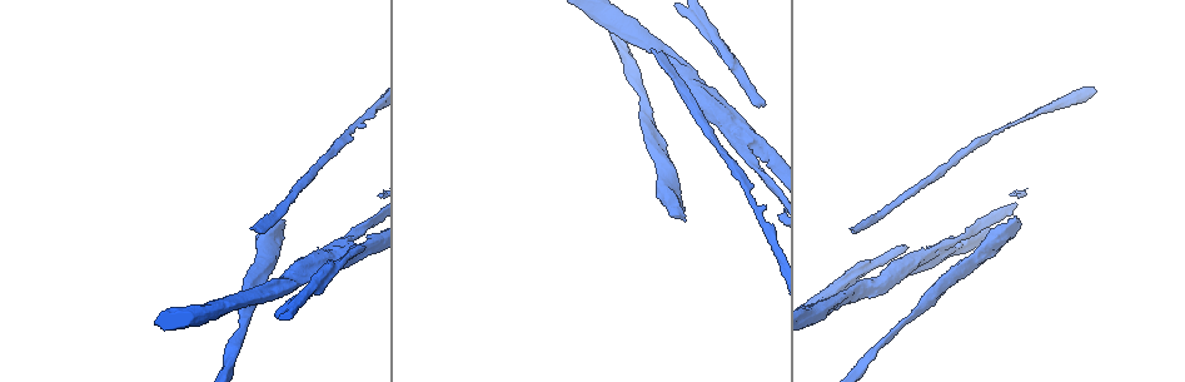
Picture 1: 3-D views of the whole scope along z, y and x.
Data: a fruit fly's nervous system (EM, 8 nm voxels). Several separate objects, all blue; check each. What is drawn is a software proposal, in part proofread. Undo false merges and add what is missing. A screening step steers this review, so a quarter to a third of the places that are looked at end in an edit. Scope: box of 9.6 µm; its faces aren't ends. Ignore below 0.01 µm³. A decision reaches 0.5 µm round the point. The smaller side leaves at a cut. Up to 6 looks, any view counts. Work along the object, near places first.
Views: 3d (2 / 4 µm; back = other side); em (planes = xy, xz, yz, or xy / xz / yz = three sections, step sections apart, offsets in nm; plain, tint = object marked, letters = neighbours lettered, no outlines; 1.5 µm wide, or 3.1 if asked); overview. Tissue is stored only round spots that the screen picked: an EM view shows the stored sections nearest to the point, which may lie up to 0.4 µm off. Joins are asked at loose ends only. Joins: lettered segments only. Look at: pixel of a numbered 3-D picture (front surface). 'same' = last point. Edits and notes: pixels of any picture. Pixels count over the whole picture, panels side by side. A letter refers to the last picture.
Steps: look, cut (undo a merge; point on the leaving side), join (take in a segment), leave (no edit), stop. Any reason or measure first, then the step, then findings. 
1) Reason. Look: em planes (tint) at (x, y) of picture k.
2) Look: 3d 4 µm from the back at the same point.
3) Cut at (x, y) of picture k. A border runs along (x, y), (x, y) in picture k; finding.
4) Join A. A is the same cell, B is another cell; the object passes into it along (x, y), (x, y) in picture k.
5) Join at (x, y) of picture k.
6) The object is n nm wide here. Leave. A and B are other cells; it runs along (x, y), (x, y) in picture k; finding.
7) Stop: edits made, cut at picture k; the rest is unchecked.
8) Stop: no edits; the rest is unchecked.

Free end. Look: 3d 4 µm at (685, 222) of picture 1.

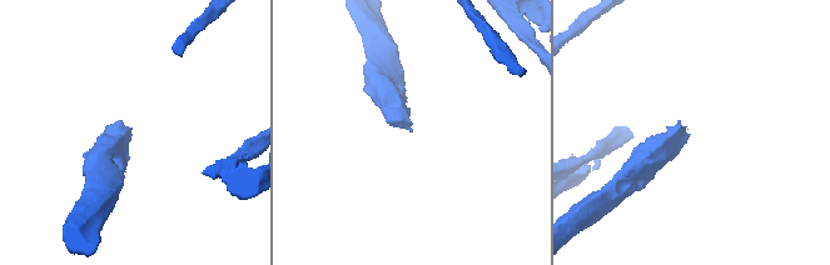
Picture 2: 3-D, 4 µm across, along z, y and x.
Shape alone is not enough. Look: em xz step 4 (tint) at (129, 136) of picture 2.

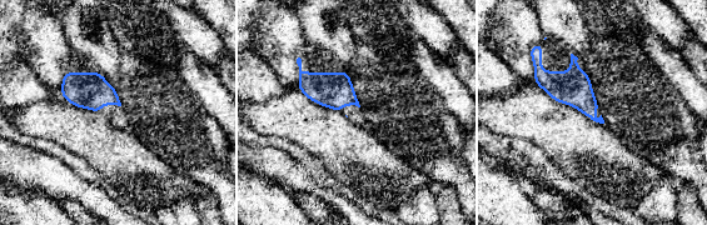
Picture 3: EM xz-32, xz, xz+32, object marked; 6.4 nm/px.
Look: em xz step 4 (letters) at the same point.

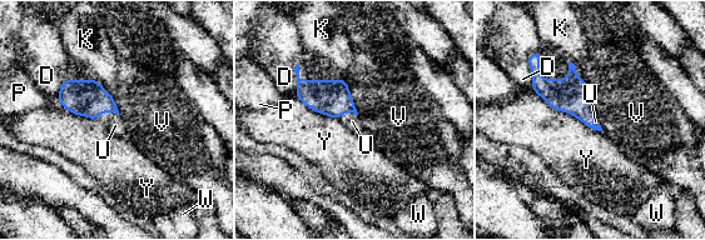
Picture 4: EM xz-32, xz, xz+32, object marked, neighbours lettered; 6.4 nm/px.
Join U. U is the same cell, D, K, P, V, W and Y are other cells; the object passes into it along (87, 98), (105, 111), (115, 125) in picture 4; the cell continues.

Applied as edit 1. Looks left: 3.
Free end. Look: 3d 4 µm at (653, 51) of picture 1.

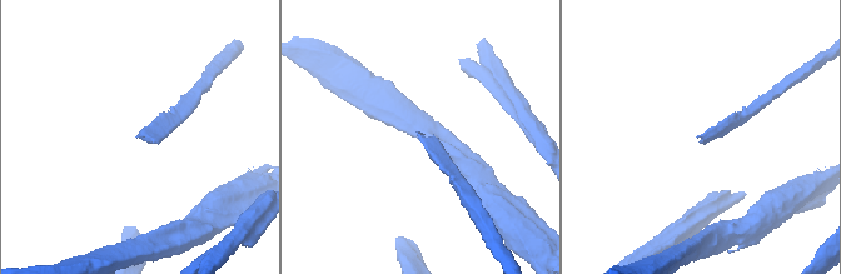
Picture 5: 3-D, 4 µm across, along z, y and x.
Now the EM. Look: em xz step 8 (letters) at (420, 135) of picture 5.

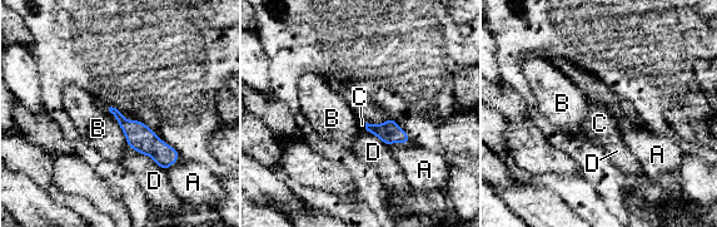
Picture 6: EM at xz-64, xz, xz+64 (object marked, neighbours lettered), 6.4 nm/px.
Look: em xy step 8 (letters) at the same point.

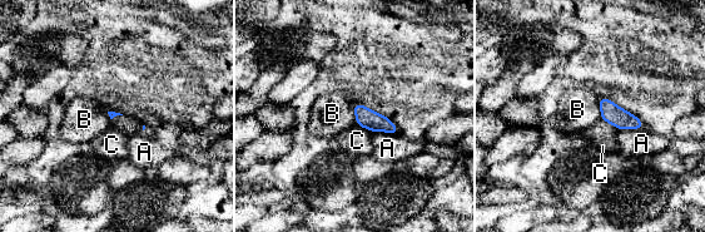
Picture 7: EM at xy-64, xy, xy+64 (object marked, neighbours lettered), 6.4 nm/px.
Leave. A, B and C are other cells; a border runs along (352, 105), (357, 123) in picture 7; none of them fits.

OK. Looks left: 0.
Stop: edits made, join at picture 4; the rest is unchecked.

